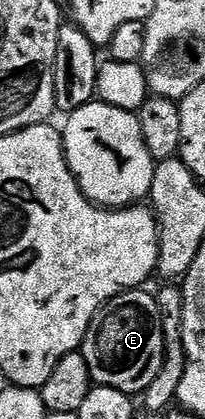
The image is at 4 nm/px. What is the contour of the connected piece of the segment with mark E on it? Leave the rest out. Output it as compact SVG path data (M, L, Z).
M139 287L129 293L121 293L103 305L102 310L92 319L86 337L82 340L81 353L88 363L91 382L95 386L112 387L121 393L131 395L145 394L146 388L160 375L160 367L164 363L164 331L162 316L158 310L158 298L153 292L145 293L145 288Z

